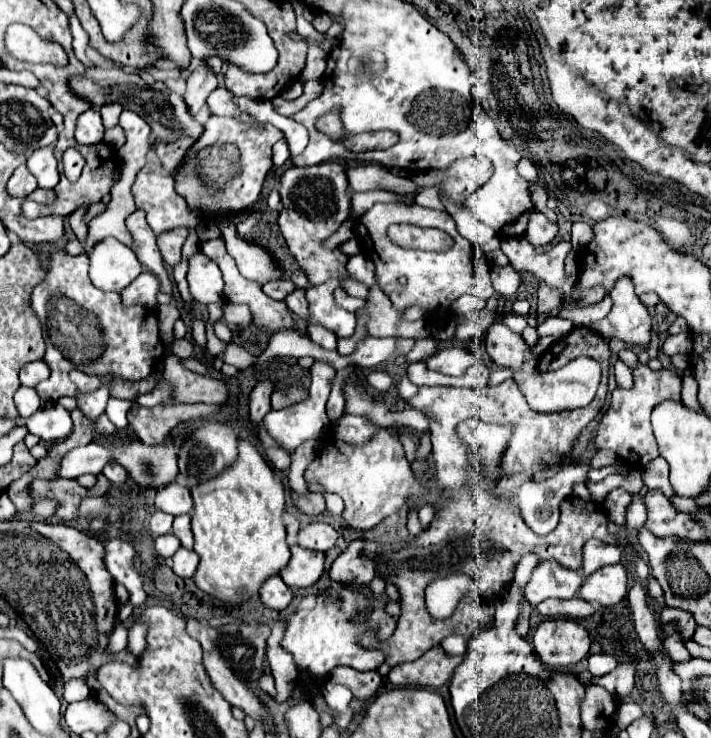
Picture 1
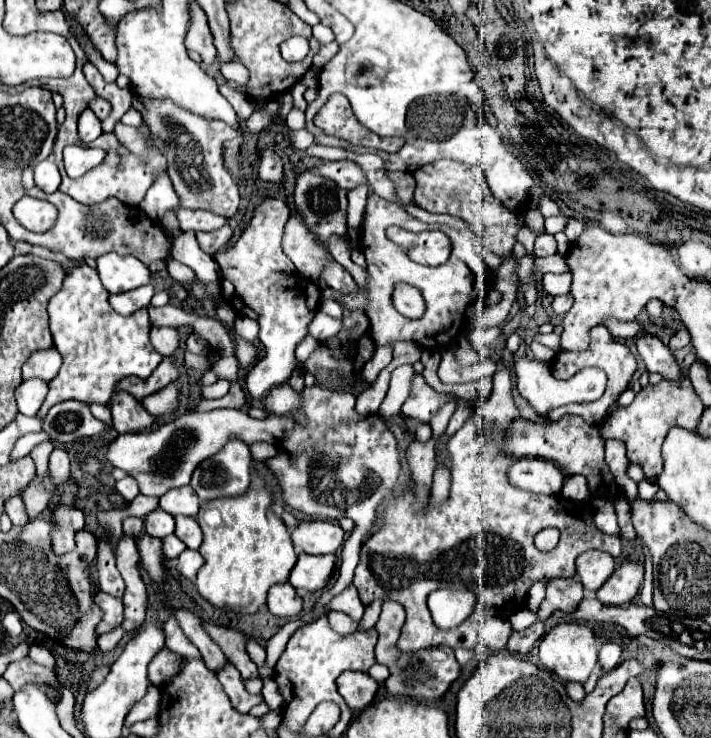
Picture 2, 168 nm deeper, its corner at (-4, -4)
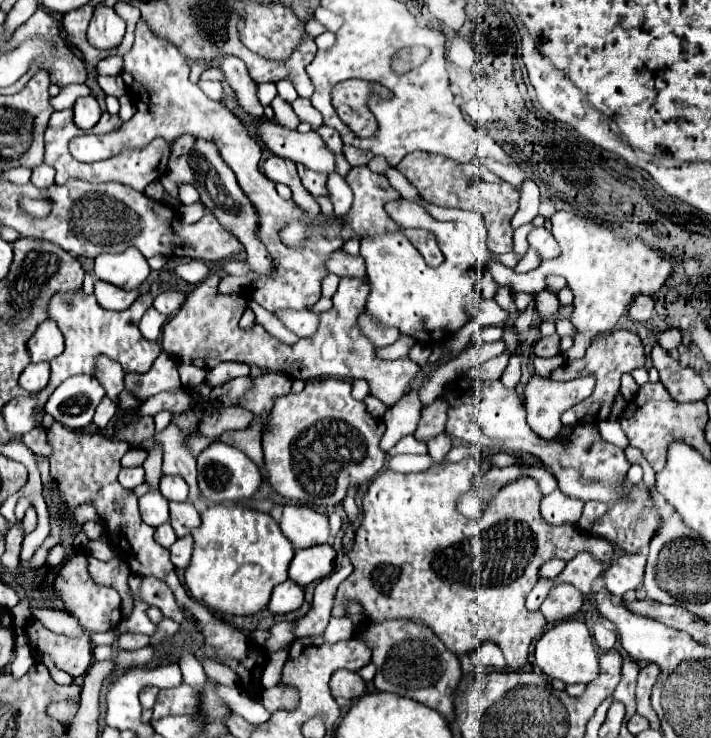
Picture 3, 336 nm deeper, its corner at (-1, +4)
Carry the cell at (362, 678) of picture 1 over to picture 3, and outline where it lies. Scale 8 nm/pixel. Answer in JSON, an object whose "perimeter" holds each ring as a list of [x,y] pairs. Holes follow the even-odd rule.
{"perimeter":[[[336,671],[330,679],[330,689],[332,689],[332,697],[334,699],[358,699],[364,693],[366,683],[362,681],[362,677],[354,671]]]}

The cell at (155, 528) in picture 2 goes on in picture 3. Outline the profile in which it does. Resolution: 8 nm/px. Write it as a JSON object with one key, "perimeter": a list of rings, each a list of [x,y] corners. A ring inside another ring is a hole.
{"perimeter":[[[148,491],[146,495],[142,495],[138,499],[138,505],[140,505],[140,515],[142,515],[142,521],[152,525],[152,527],[158,527],[162,523],[168,523],[170,517],[168,517],[168,501],[160,495],[160,491]]]}

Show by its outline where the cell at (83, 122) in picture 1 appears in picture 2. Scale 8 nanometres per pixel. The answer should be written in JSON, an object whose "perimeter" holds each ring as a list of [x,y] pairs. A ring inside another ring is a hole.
{"perimeter":[[[85,109],[79,117],[79,139],[83,143],[91,143],[101,135],[101,121],[97,119],[97,115],[91,109]]]}

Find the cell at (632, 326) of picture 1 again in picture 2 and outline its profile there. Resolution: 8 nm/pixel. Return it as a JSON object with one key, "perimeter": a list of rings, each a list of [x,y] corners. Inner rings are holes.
{"perimeter":[[[649,331],[643,333],[641,337],[637,337],[635,347],[637,347],[637,353],[641,355],[641,359],[645,361],[649,373],[661,373],[665,379],[683,377],[683,371],[677,365],[675,357],[671,355],[669,347],[665,347],[657,335],[653,335]]]}

